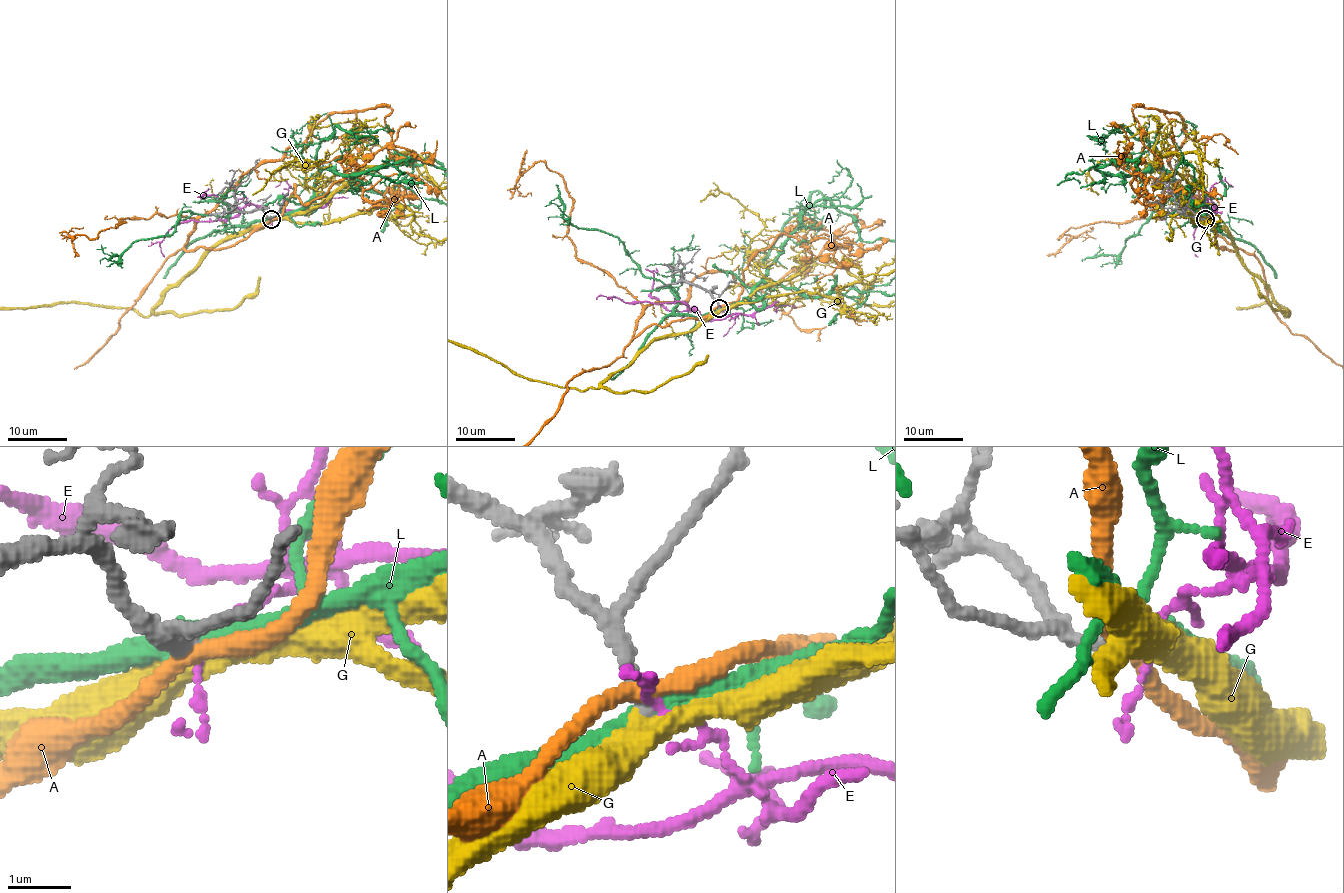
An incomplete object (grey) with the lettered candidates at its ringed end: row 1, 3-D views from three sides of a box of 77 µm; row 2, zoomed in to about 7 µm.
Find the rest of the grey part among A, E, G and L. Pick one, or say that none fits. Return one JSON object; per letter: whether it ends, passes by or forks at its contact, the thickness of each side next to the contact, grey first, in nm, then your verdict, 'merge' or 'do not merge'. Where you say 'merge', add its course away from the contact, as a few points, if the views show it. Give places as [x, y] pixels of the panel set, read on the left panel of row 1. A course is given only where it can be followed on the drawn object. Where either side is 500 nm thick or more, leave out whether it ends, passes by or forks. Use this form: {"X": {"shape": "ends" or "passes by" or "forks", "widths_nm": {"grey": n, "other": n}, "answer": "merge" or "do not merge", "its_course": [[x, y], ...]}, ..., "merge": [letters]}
{"A": {"shape": "passes by", "widths_nm": {"grey": 280, "other": 280}, "answer": "do not merge"}, "E": {"shape": "passes by", "widths_nm": {"grey": 260, "other": 100}, "answer": "do not merge"}, "G": {"shape": "passes by", "widths_nm": {"grey": 260, "other": 440}, "answer": "merge"}, "L": {"shape": "passes by", "widths_nm": {"grey": 280, "other": 320}, "answer": "do not merge"}, "merge": ["G"]}

